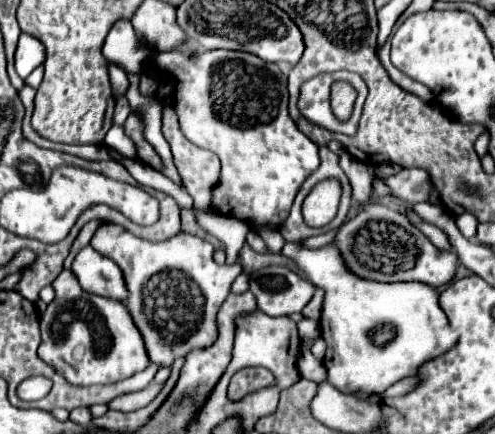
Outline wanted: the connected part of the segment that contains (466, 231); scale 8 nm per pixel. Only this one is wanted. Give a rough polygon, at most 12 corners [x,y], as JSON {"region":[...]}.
{"region":[[469,212],[457,216],[461,234],[475,238],[479,220]]}

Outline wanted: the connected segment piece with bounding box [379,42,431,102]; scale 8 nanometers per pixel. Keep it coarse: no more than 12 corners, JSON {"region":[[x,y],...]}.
{"region":[[389,46],[381,48],[379,58],[391,80],[403,90],[431,102],[431,90],[415,82],[389,60]]}

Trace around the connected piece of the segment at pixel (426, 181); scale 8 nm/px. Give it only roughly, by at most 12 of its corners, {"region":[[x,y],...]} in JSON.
{"region":[[423,168],[385,180],[395,198],[427,202],[433,182]]}

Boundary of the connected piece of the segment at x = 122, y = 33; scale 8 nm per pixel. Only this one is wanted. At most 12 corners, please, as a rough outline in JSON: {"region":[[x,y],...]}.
{"region":[[131,22],[107,34],[103,56],[127,74],[139,74],[151,50]]}

